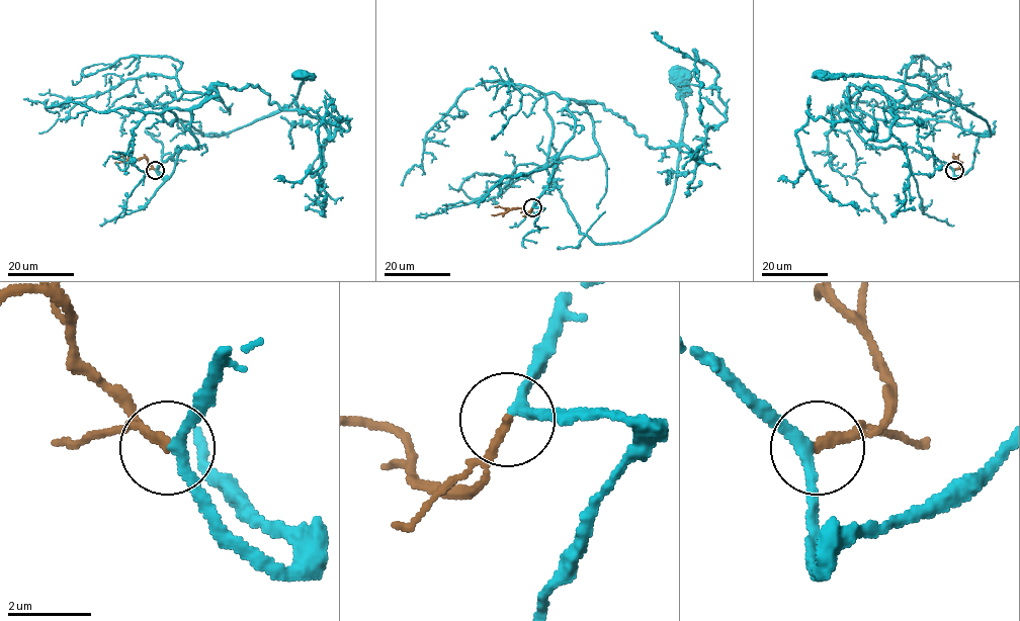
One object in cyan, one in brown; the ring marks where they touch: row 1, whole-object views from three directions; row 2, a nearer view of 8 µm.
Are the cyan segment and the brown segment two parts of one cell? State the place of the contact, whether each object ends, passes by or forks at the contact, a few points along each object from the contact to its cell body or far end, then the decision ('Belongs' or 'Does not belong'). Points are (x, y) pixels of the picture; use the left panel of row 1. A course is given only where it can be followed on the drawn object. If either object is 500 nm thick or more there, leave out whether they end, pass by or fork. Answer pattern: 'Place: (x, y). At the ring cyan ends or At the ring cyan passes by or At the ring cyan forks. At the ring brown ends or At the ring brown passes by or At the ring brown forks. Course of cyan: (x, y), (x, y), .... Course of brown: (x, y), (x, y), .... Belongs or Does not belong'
Place: (155, 170). At the ring cyan passes by. At the ring brown ends. Course of cyan: (155, 170), (197, 146), (191, 113), (168, 108), (171, 126), (227, 135), (283, 110), (302, 74). Course of brown: (155, 170), (145, 158), (114, 163). Belongs

